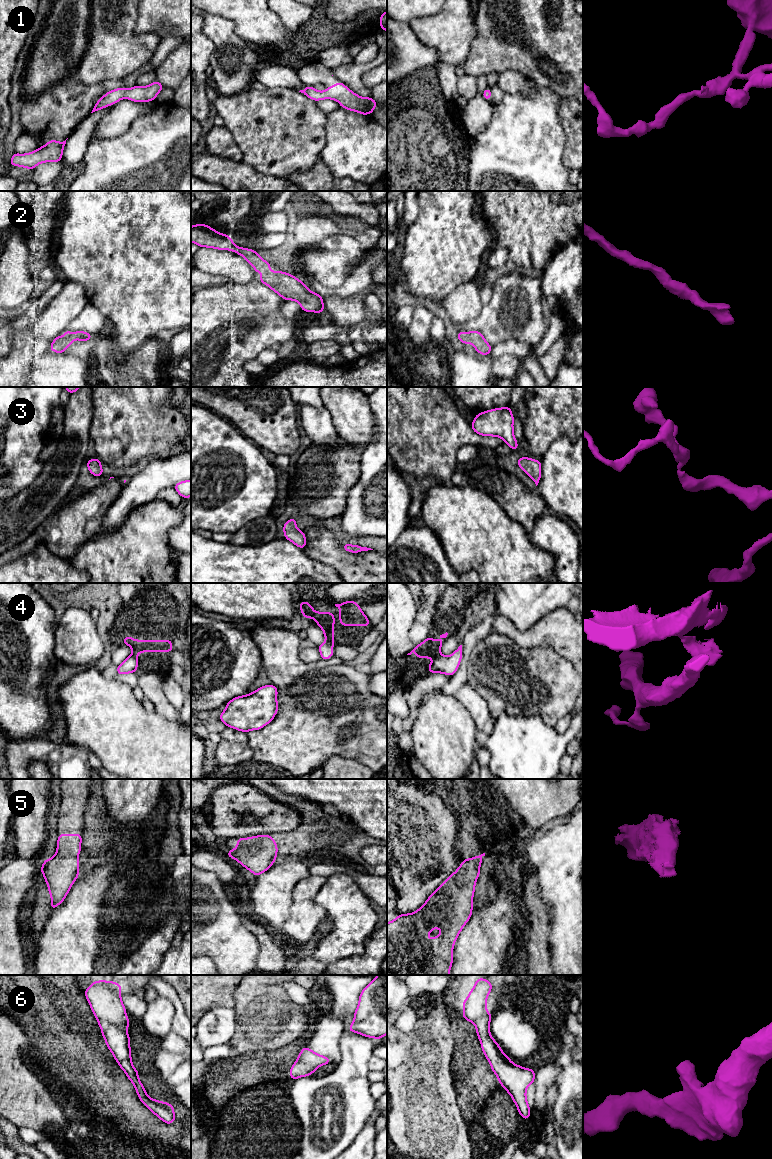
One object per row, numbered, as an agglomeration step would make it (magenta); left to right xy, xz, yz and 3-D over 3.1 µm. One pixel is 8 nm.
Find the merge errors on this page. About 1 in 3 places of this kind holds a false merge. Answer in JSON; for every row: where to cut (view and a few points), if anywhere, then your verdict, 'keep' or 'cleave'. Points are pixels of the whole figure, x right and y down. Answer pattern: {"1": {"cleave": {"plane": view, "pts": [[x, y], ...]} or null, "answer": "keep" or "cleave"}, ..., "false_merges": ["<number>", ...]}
{"1": {"cleave": null, "answer": "keep"}, "2": {"cleave": null, "answer": "keep"}, "3": {"cleave": null, "answer": "keep"}, "4": {"cleave": {"plane": "xz", "pts": [[323, 630], [332, 639]]}, "answer": "cleave"}, "5": {"cleave": null, "answer": "keep"}, "6": {"cleave": null, "answer": "keep"}, "false_merges": ["4"]}

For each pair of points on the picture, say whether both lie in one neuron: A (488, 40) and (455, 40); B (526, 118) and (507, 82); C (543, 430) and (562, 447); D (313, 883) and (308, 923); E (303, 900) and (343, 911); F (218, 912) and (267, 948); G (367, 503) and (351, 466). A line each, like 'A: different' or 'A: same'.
A: different
B: different
C: different
D: same
E: different
F: different
G: different

